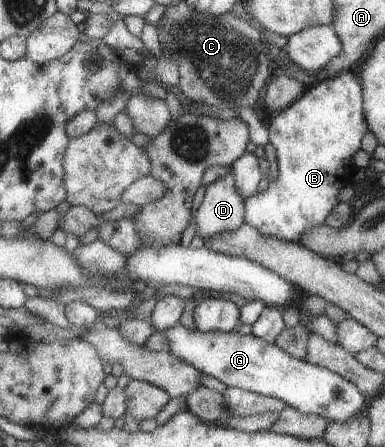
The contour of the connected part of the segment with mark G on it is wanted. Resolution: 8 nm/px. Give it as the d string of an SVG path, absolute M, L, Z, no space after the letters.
M181 324L163 331L170 341L169 351L182 359L185 363L192 365L195 369L221 381L227 387L238 387L245 391L250 391L262 396L272 397L281 400L288 406L295 407L296 410L311 415L320 415L329 422L345 423L363 414L366 396L356 386L343 376L306 362L305 359L297 359L289 355L287 351L280 350L275 343L267 343L264 339L259 339L254 335L241 335L237 331L232 332L199 332L188 330Z

